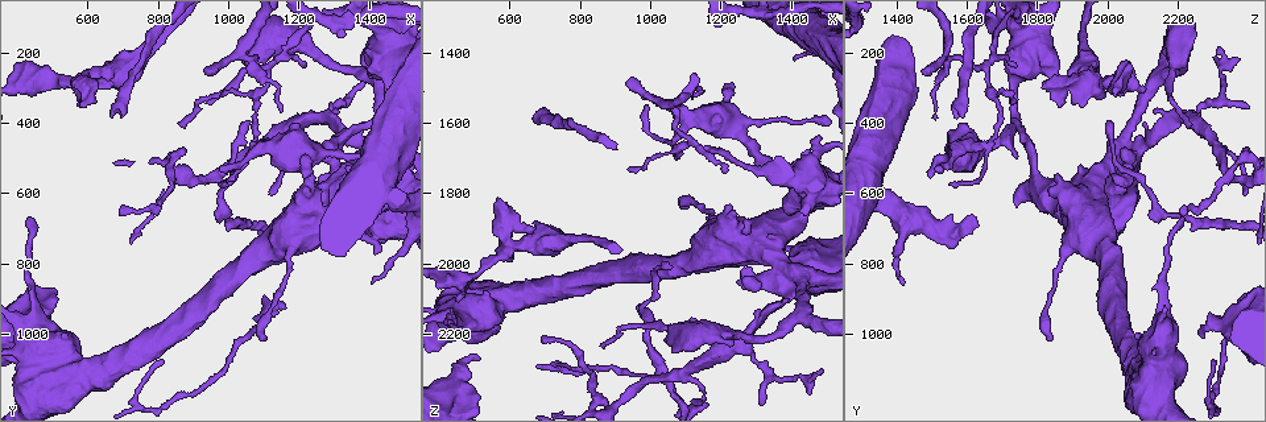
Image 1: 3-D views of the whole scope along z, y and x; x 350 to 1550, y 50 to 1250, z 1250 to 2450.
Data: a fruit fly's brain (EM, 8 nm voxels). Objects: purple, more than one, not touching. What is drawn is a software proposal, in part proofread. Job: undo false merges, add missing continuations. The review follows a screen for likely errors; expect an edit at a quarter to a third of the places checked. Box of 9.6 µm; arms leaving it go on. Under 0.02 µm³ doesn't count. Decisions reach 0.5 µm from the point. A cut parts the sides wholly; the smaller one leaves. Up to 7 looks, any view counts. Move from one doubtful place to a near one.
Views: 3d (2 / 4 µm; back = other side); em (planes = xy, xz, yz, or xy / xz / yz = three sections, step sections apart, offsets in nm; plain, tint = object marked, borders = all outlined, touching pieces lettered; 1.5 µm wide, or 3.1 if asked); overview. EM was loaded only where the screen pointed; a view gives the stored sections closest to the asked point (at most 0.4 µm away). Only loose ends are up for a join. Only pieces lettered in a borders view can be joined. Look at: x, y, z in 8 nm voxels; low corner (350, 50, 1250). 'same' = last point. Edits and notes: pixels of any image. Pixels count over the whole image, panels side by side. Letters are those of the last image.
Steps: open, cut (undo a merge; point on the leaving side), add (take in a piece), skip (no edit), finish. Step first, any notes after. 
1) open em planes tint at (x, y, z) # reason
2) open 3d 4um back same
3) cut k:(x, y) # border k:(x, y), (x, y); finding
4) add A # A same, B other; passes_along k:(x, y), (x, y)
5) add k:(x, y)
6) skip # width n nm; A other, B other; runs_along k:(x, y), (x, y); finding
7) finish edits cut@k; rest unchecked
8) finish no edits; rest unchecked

open em planes plain at (440, 300, 2100) # an open end

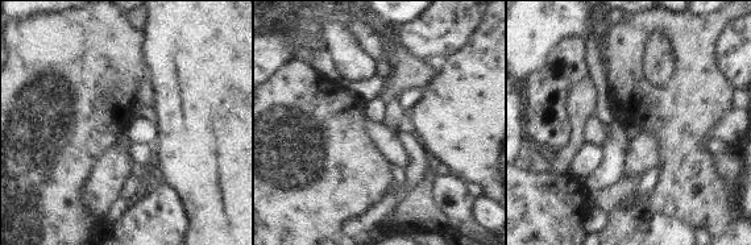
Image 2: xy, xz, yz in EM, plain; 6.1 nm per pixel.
open em planes borders same

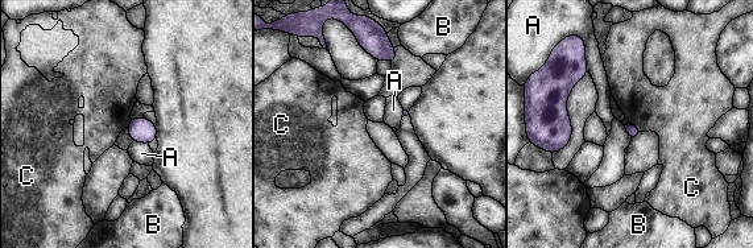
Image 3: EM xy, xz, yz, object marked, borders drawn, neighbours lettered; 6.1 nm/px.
skip # longest_contact A 150 nm; A other, B other, C other; no lettered piece goes on from it

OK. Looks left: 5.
open em xy step 8 tint at (570, 290, 1810) # free end

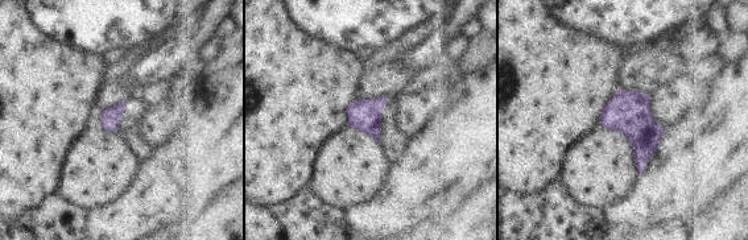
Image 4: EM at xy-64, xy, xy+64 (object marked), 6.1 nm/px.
open em planes borders same # cut it another way

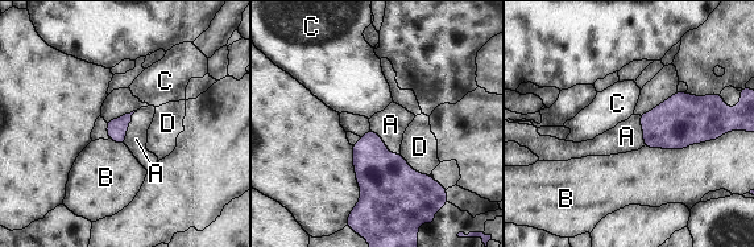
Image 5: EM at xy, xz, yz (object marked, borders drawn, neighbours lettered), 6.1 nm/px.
add A # A same, B other, C other, D other; passes_along 5:(388, 184), (384, 143), (390, 124); it goes on there

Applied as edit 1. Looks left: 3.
open em planes tint at (820, 1080, 2300) # branch stops here

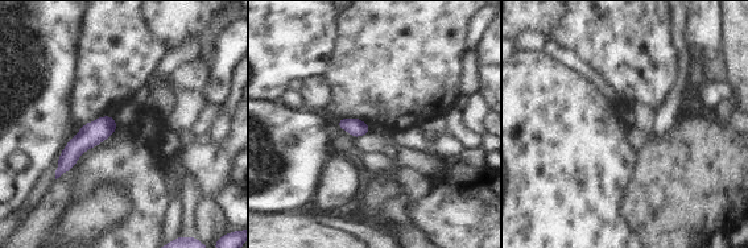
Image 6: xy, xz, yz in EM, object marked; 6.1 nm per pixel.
open em planes borders same # see the neighbours

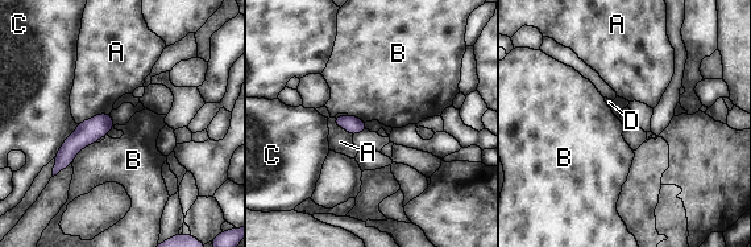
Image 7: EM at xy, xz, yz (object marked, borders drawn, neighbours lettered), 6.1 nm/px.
skip # A other, B other, C other, D other; runs_along 7:(110, 119), (91, 130), (57, 168); none of them fits

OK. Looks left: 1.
finish edits add@5; rest unchecked

